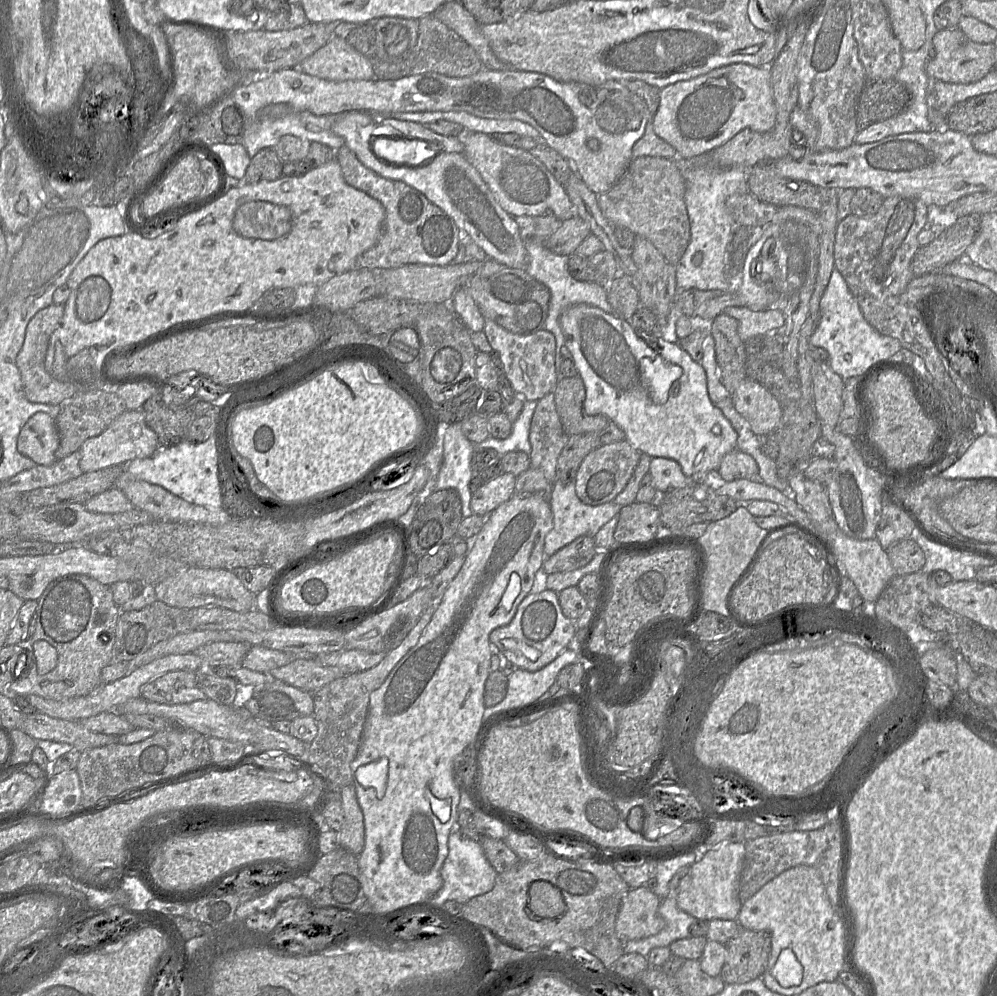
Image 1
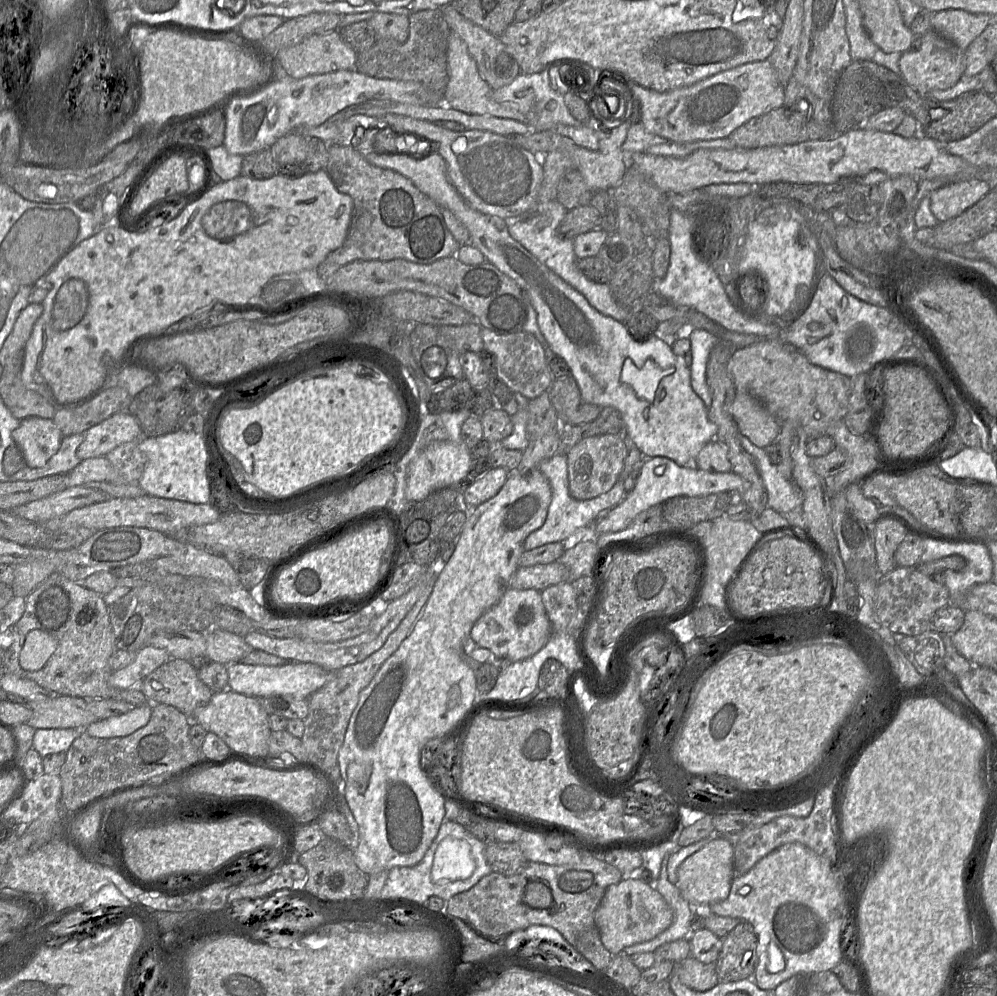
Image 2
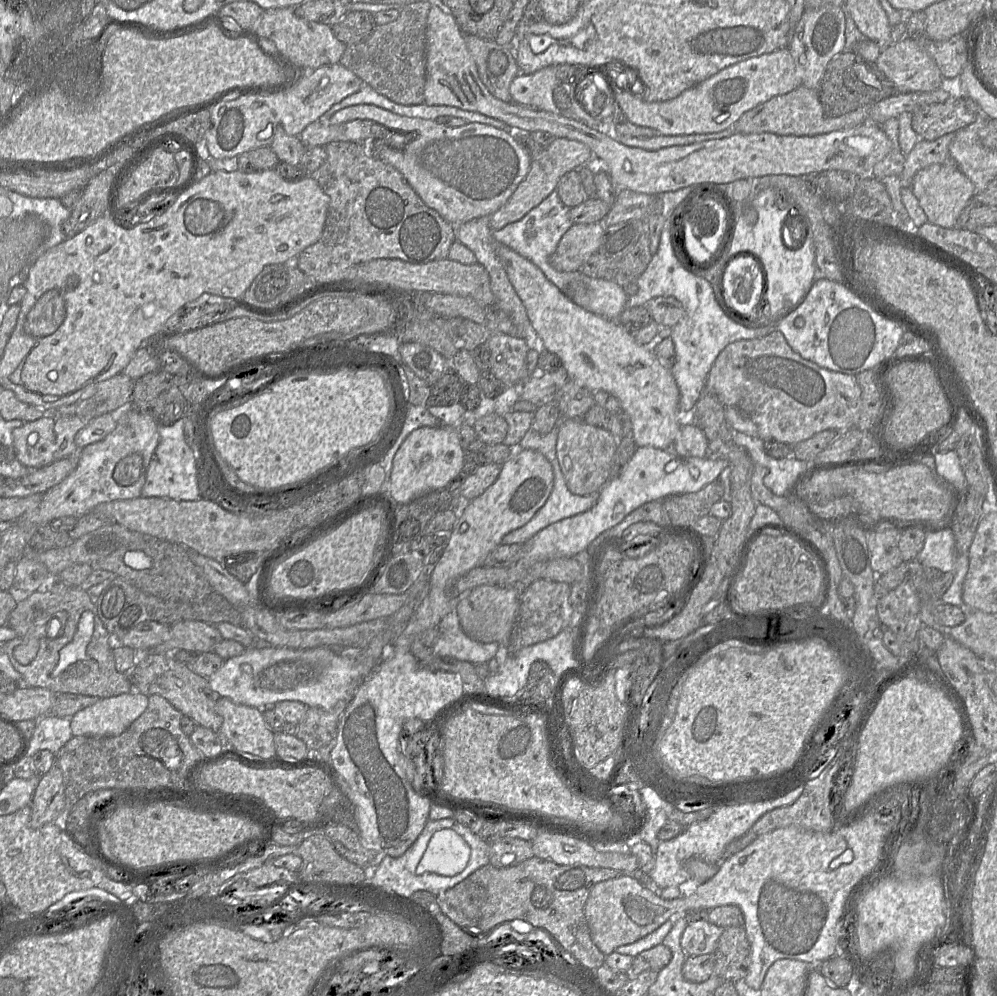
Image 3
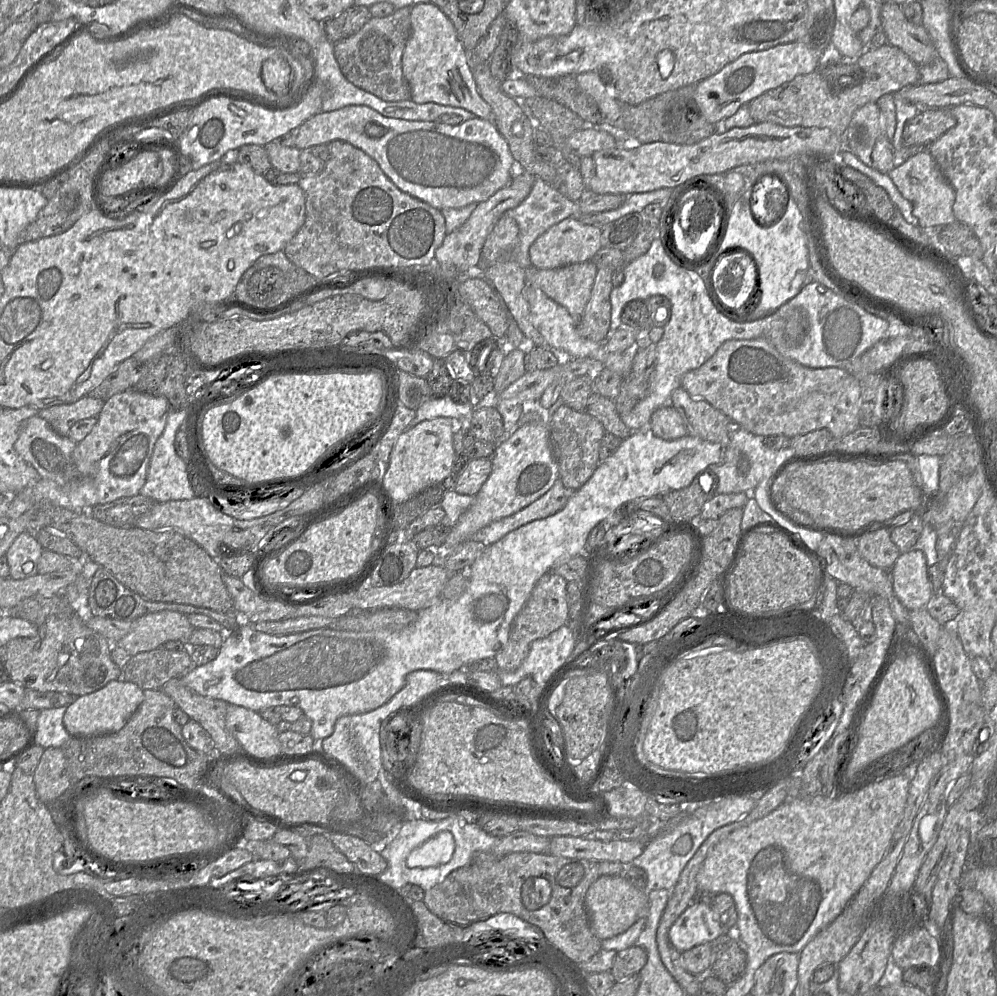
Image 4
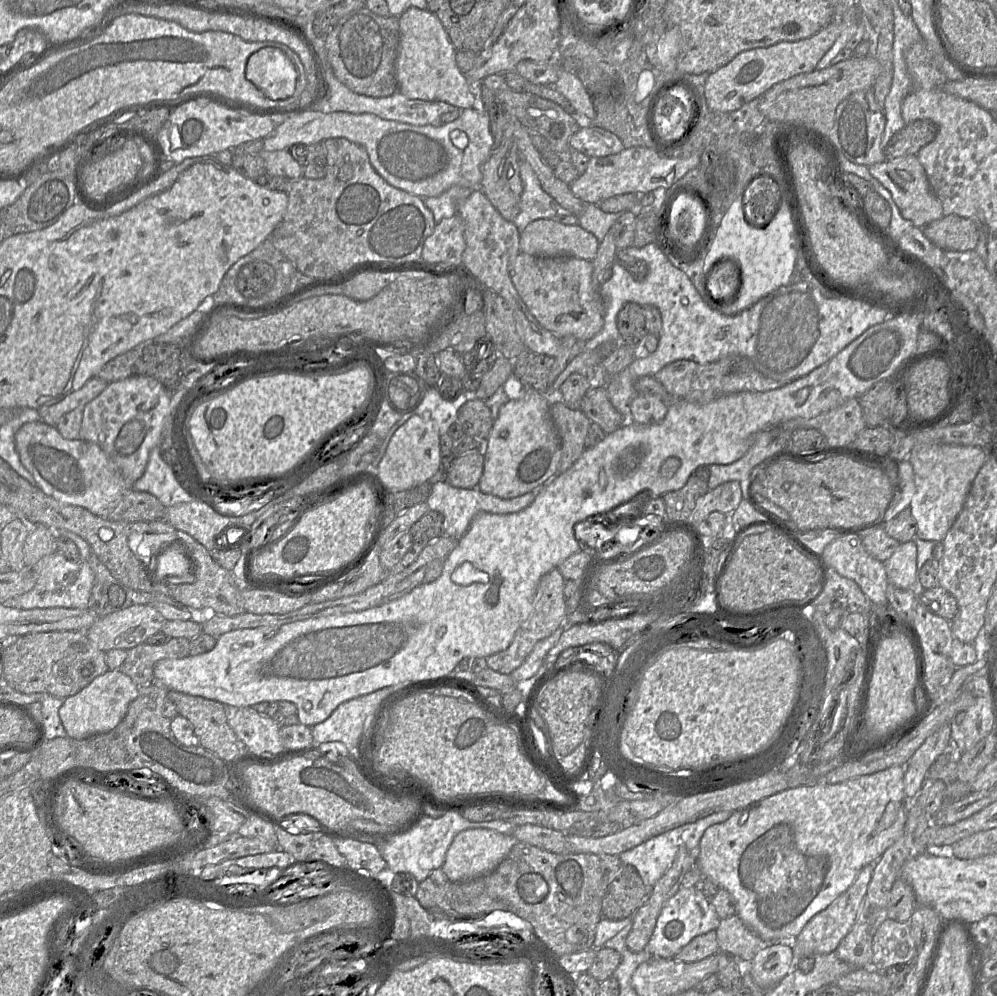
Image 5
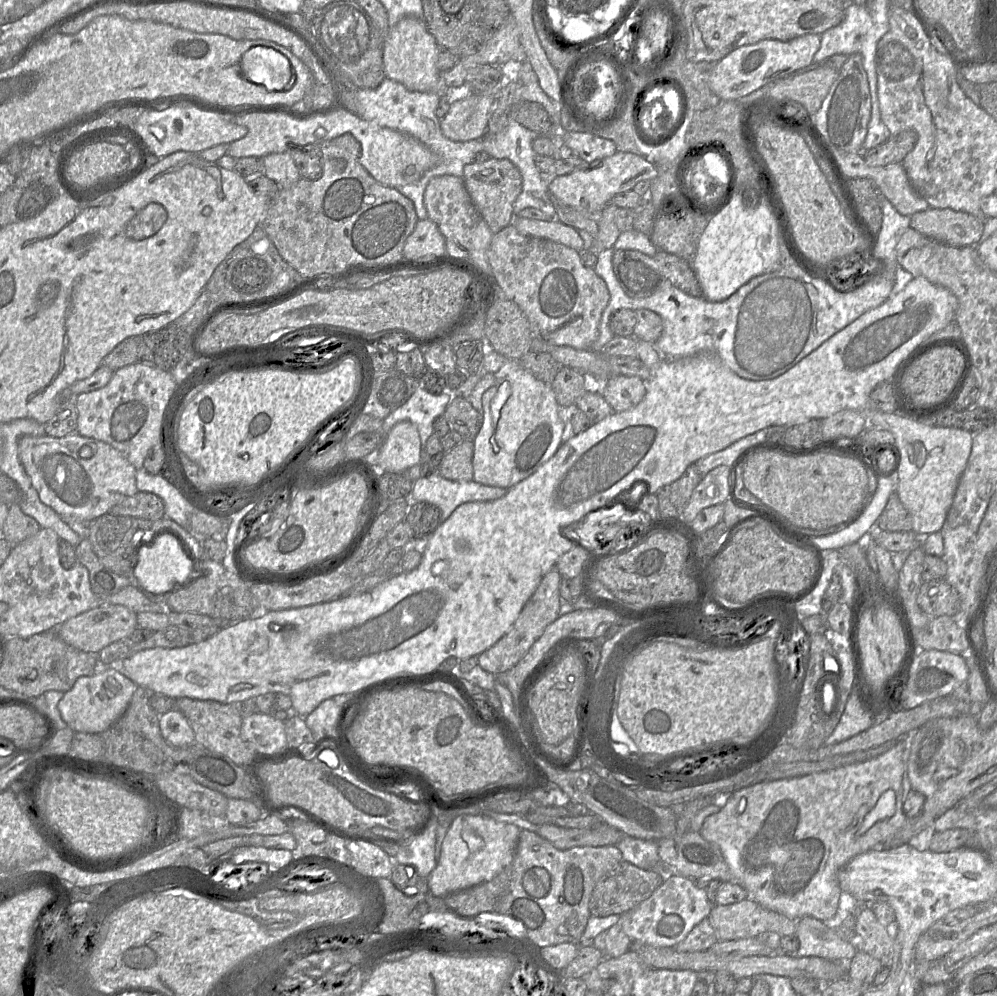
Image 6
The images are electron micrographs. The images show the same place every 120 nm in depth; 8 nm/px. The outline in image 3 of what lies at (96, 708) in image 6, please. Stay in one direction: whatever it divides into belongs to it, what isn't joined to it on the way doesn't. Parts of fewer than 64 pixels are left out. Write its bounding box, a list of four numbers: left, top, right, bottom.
[71,690,148,737]

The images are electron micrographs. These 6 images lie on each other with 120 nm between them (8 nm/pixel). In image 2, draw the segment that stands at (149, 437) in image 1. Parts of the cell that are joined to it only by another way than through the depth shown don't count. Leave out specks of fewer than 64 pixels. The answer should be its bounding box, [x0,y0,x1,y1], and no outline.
[77,411,143,461]

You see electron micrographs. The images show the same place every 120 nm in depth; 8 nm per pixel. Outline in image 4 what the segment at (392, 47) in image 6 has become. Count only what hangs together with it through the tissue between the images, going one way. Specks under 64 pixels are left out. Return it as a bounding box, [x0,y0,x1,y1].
[402,3,492,120]

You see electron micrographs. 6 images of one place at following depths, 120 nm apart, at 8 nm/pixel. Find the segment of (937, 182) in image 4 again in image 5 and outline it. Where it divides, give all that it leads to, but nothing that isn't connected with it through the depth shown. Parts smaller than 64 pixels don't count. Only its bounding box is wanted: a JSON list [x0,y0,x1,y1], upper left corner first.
[868,155,944,228]

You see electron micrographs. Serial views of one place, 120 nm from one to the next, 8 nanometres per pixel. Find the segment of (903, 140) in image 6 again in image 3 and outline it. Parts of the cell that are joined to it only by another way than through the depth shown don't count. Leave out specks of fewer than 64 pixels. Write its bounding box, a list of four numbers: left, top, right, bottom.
[912,98,981,141]

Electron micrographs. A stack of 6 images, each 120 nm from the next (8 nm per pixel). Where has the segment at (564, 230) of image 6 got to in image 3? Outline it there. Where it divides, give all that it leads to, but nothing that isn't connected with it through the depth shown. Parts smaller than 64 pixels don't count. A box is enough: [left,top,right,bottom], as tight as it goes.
[550,223,605,272]

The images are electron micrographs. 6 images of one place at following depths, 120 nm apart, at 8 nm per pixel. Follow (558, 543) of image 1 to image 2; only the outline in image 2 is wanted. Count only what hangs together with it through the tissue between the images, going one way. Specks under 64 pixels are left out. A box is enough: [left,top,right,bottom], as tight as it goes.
[524,453,627,550]

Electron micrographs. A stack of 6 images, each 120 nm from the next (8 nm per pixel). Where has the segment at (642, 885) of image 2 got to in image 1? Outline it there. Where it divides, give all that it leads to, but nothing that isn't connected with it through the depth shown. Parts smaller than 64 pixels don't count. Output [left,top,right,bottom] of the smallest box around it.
[615,886,665,941]

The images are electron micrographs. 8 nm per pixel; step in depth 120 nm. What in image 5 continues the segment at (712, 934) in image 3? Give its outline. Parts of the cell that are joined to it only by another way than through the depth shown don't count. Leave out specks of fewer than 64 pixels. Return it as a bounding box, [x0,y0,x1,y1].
[646,886,720,958]

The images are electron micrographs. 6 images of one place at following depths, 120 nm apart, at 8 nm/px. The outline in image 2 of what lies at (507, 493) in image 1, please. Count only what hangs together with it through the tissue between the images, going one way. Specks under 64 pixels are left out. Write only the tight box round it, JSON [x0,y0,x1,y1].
[464,468,510,508]

